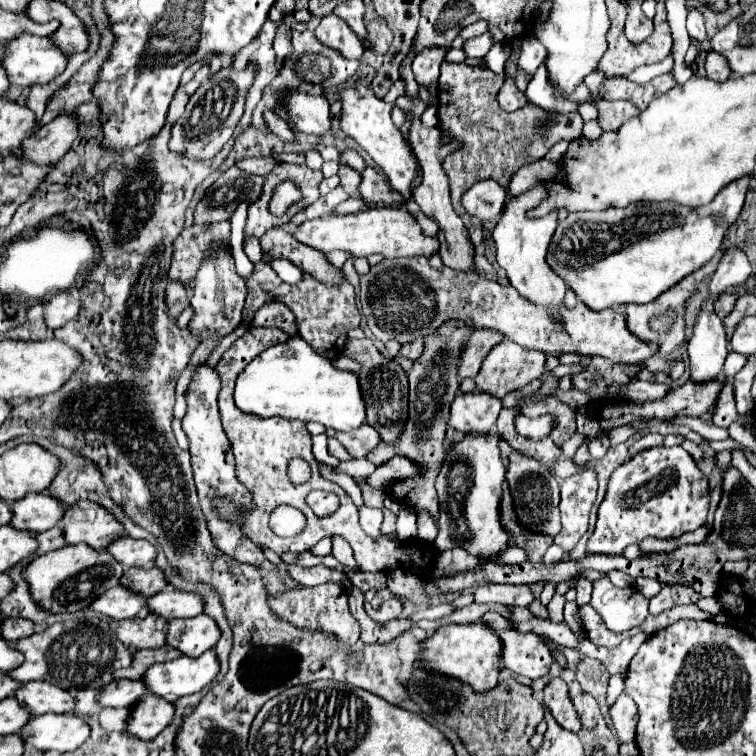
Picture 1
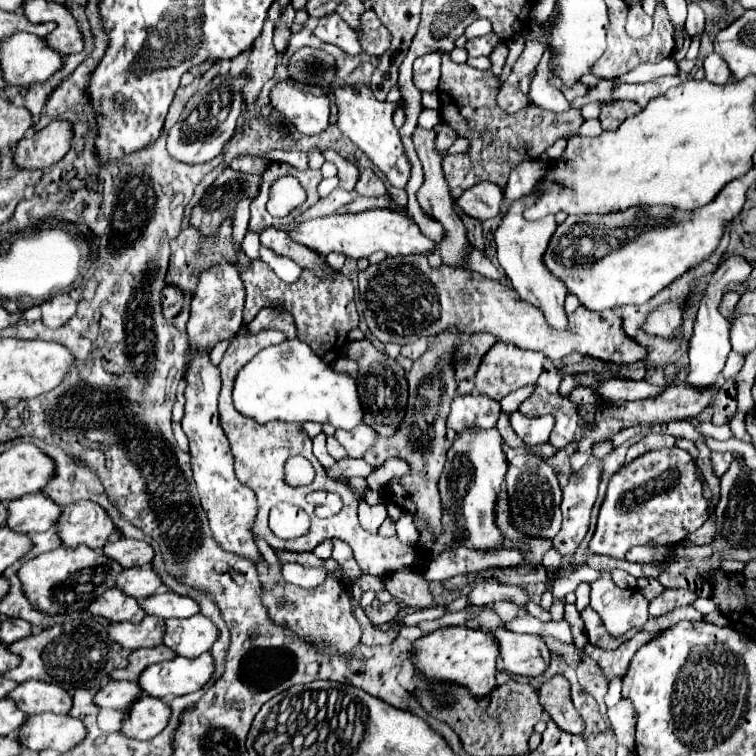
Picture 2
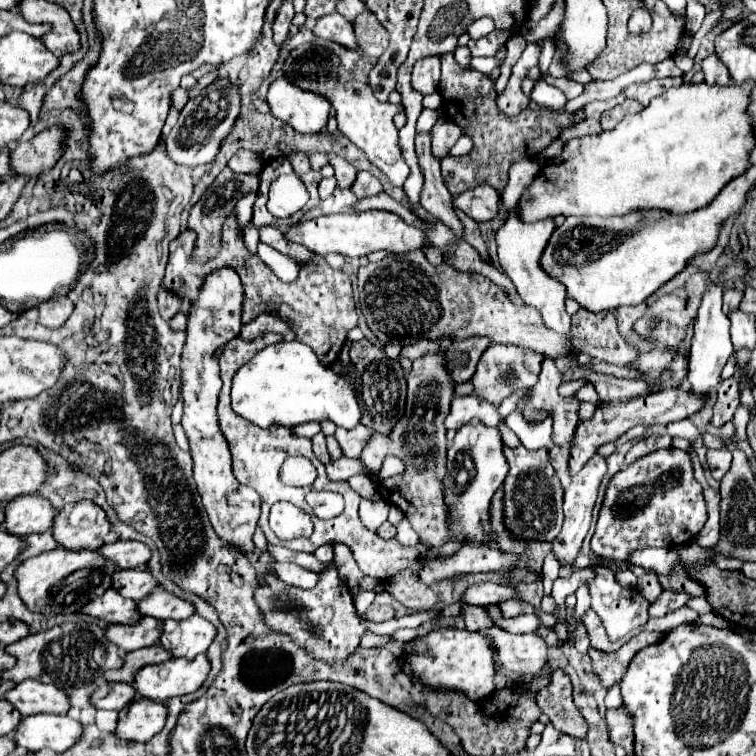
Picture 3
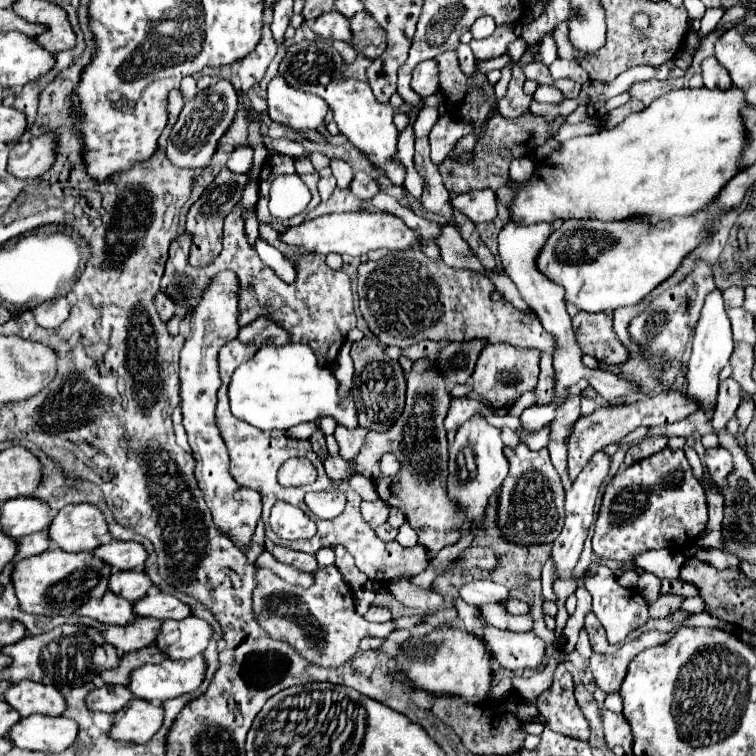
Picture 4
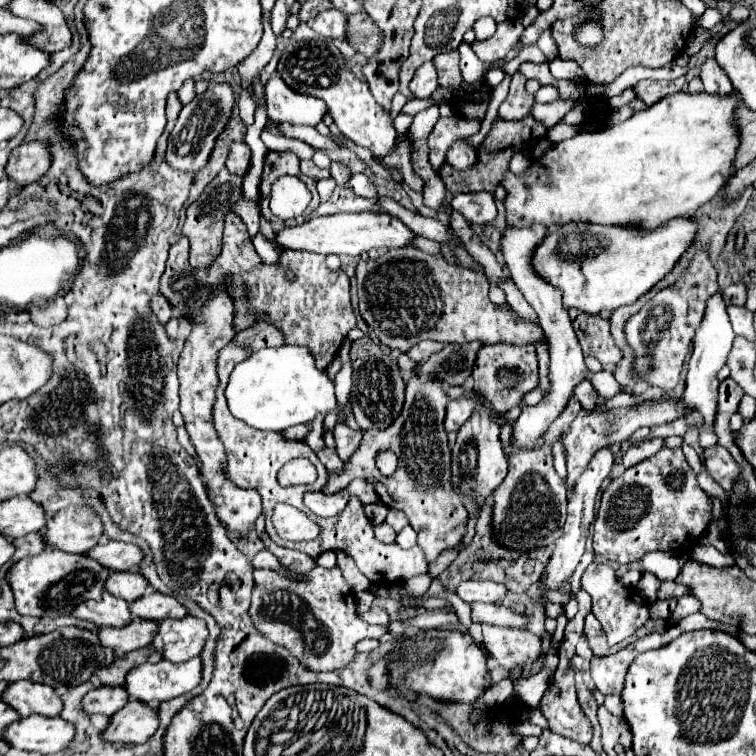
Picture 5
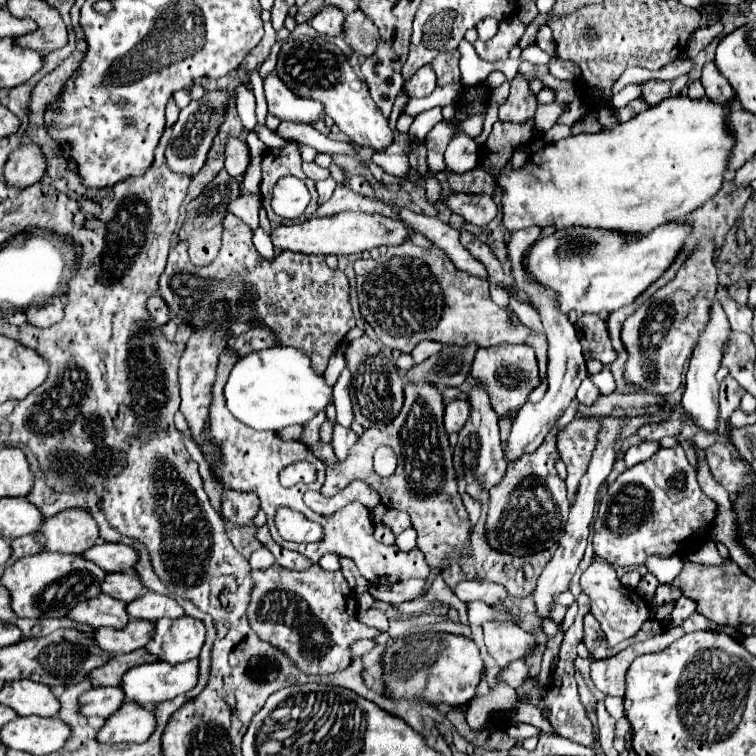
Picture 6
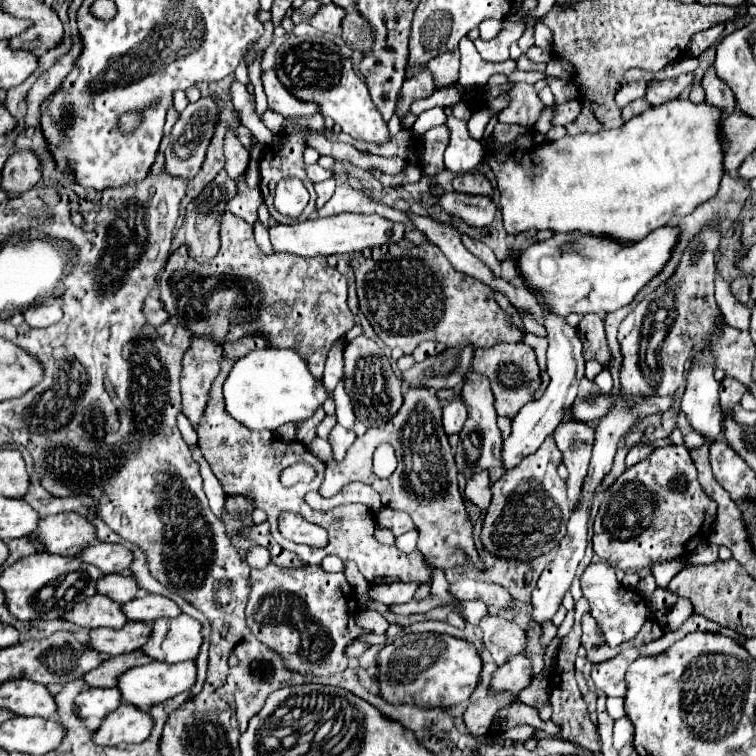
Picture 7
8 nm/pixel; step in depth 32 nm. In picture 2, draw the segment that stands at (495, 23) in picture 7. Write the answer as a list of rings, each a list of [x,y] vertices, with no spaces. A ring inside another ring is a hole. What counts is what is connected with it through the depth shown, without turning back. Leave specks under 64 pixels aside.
[[[480,18],[480,20],[476,20],[474,24],[468,26],[466,36],[468,38],[478,38],[478,36],[484,36],[488,32],[492,32],[492,22],[488,18]]]

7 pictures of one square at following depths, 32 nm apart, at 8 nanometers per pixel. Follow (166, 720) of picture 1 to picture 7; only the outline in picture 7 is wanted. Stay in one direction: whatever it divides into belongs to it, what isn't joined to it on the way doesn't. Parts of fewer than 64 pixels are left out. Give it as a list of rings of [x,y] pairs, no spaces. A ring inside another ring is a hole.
[[[120,704],[114,712],[110,712],[100,728],[92,734],[92,742],[98,744],[98,746],[118,746],[122,742],[126,744],[138,744],[138,742],[144,742],[152,732],[152,718],[148,716],[148,712],[140,712],[138,708],[132,708],[130,704]]]

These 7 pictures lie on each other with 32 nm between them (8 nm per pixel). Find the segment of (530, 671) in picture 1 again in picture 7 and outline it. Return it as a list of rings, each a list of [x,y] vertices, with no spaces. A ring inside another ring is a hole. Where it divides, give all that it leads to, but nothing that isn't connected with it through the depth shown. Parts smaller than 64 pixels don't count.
[[[484,616],[484,620],[480,620],[478,626],[482,630],[482,640],[497,666],[501,666],[504,660],[508,660],[508,656],[524,648],[526,632],[506,618]]]

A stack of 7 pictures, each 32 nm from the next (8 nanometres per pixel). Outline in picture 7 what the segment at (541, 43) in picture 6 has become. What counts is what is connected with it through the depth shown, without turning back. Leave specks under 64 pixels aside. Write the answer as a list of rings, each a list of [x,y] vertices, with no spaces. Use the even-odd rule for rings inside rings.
[[[537,23],[535,25],[534,33],[535,45],[541,49],[552,53],[552,32],[543,23]]]

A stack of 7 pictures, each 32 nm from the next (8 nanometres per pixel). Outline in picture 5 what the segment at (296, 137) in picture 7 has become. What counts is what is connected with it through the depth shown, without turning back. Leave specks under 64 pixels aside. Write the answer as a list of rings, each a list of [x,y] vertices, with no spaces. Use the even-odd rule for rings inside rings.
[[[268,152],[266,160],[264,160],[264,174],[262,174],[262,182],[260,182],[260,210],[262,214],[266,216],[266,220],[270,224],[274,224],[276,228],[280,226],[280,220],[270,212],[268,208],[268,202],[270,202],[270,188],[272,188],[272,182],[276,182],[278,176],[284,176],[284,174],[294,174],[298,176],[300,180],[306,182],[308,188],[312,188],[312,202],[308,206],[308,210],[300,216],[300,218],[294,218],[290,220],[290,224],[300,224],[306,220],[306,216],[318,208],[318,192],[316,192],[316,180],[304,176],[300,172],[300,158],[292,152]]]

